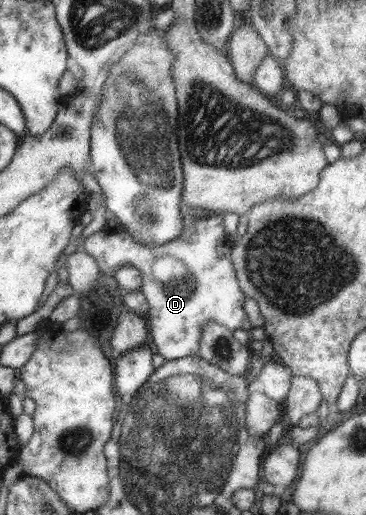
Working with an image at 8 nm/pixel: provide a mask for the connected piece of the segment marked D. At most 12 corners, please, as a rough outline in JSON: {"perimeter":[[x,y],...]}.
{"perimeter":[[182,211],[157,246],[108,227],[82,249],[103,275],[141,273],[165,360],[196,356],[203,325],[247,331],[219,213]]}

